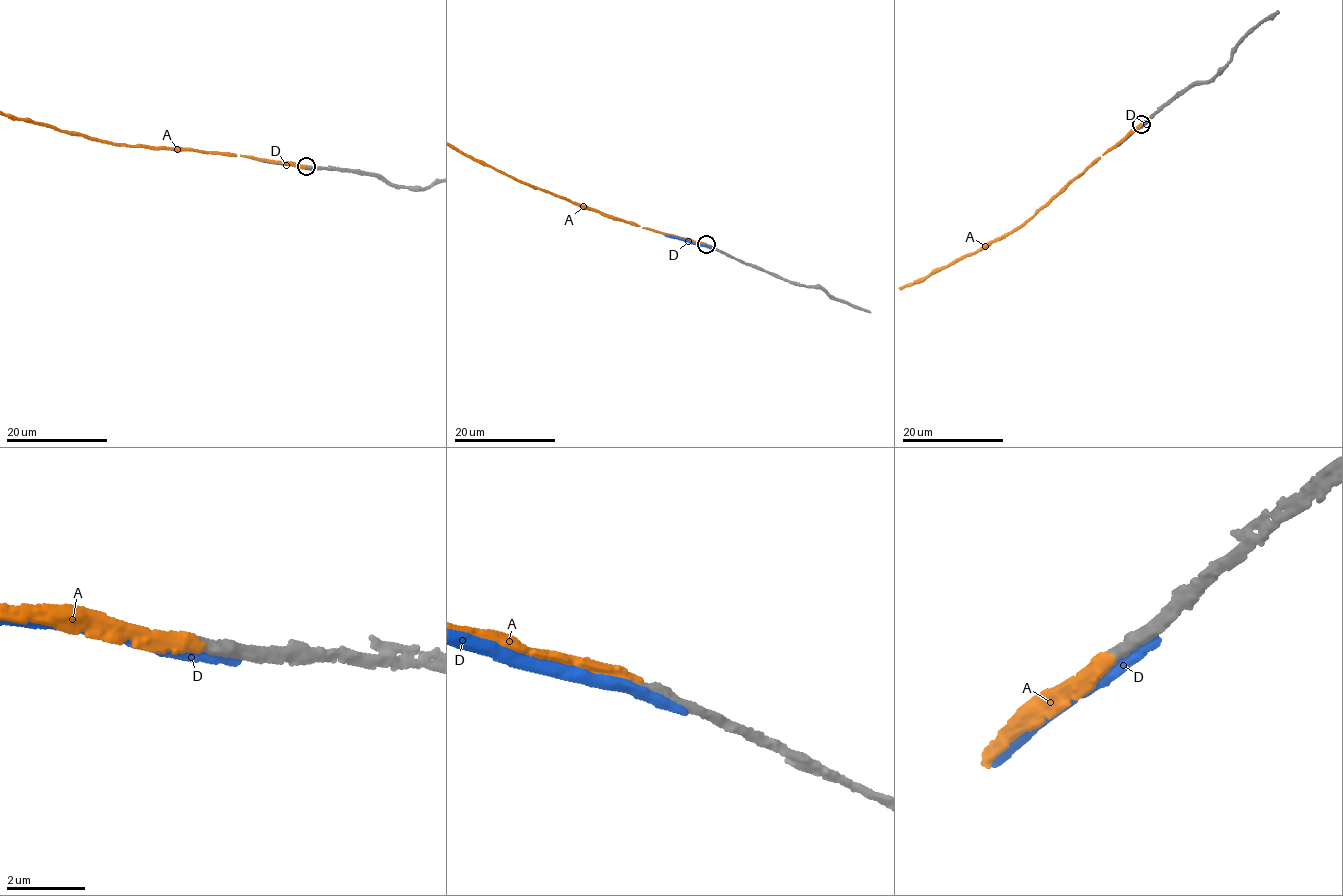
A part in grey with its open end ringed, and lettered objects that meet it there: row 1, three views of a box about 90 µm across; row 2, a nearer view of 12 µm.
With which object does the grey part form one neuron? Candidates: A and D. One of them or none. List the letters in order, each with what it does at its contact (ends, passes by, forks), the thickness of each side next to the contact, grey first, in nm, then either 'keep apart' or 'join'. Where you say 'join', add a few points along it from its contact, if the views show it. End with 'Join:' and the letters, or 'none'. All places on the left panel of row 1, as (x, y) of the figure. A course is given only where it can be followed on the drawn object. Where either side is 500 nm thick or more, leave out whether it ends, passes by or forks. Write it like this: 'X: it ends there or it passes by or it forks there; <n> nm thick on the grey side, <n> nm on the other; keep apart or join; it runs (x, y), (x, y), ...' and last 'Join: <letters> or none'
A: it ends there; 280 nm thick on the grey side, 320 nm on the other; join
D: it ends there; 360 nm thick on the grey side, 360 nm on the other; keep apart
Join: A

